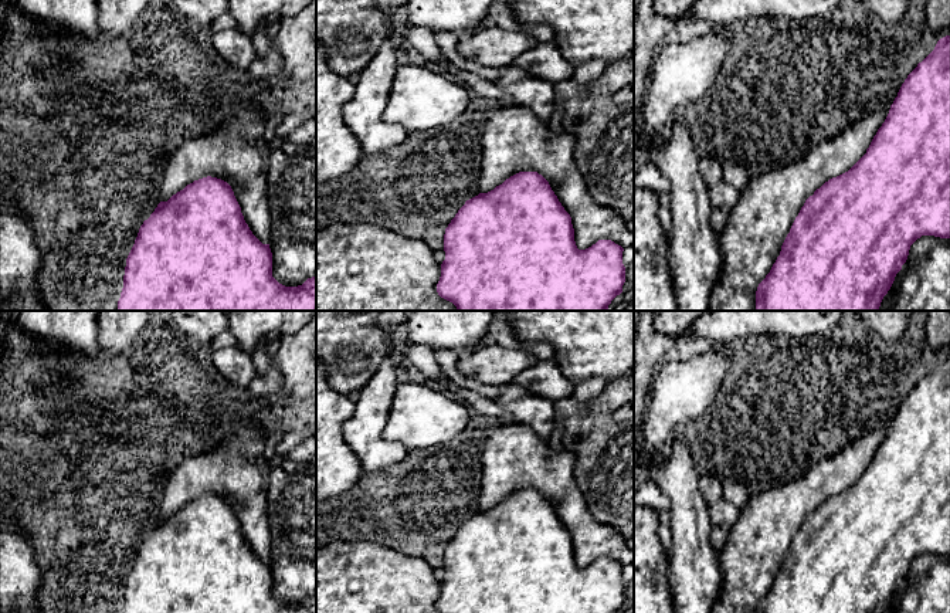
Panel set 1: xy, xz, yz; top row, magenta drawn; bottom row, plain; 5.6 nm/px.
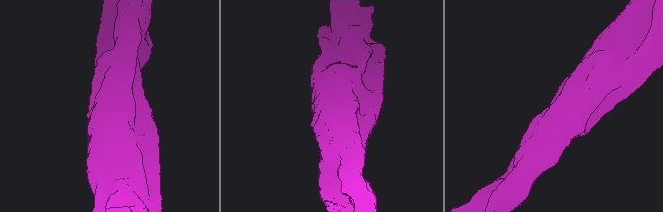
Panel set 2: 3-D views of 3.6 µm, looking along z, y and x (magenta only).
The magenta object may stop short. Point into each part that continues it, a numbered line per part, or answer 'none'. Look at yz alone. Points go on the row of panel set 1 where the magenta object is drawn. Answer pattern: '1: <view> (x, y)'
none

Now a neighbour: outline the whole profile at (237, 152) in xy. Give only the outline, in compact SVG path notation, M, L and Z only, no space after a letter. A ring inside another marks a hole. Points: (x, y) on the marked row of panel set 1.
M255 111L235 112L216 132L189 140L172 153L160 186L160 201L167 201L194 180L207 176L221 179L231 186L252 234L262 244L269 244L268 159L271 149L265 139L265 118Z

